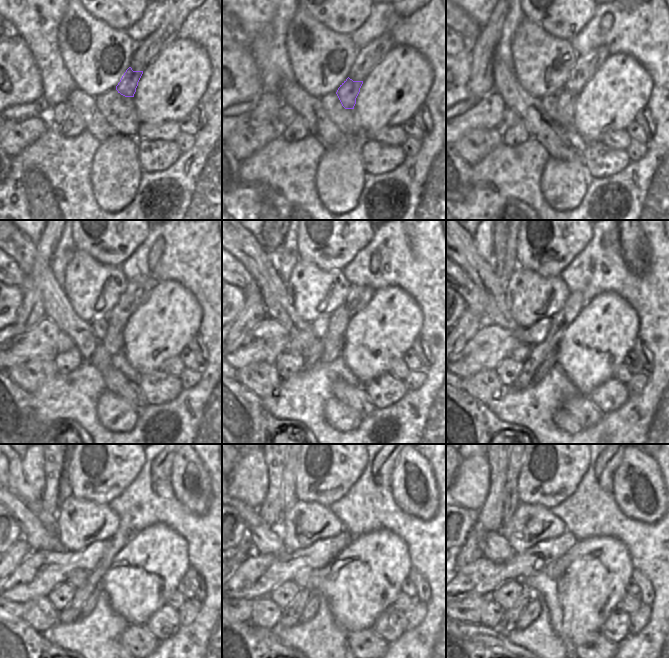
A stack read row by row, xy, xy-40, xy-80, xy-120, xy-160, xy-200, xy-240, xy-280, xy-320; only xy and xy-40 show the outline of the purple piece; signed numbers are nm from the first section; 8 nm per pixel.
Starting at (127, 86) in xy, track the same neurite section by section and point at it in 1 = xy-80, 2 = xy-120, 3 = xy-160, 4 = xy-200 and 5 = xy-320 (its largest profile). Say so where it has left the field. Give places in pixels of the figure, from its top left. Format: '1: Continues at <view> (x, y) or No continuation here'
1: Continues at xy-80 (566, 100)
2: Continues at xy-120 (113, 342)
3: Continues at xy-160 (334, 345)
4: Continues at xy-200 (550, 361)
5: Continues at xy-320 (530, 614).

